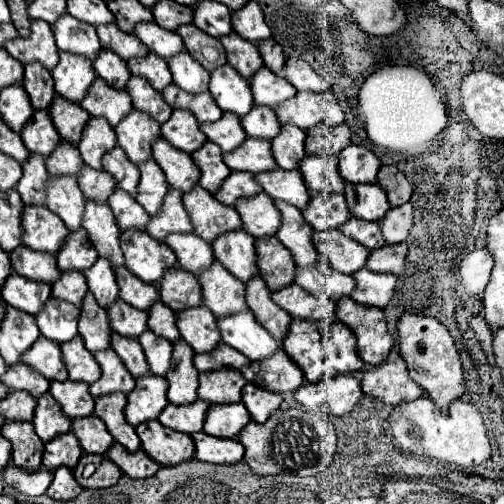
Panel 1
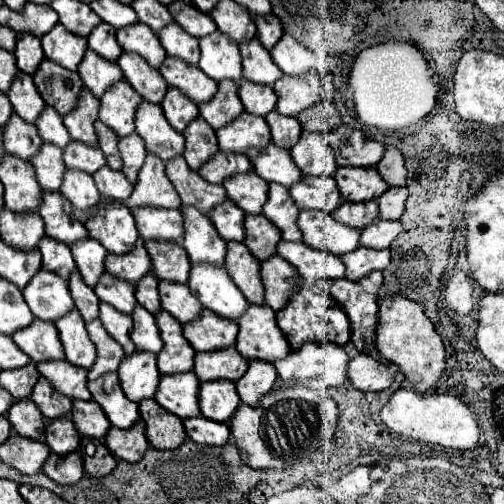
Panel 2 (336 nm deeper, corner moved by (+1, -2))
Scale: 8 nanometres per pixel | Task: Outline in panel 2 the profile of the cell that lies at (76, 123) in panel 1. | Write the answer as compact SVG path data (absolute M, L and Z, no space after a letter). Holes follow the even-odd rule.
M44 58L32 76L34 76L34 84L38 92L46 96L48 104L56 108L62 116L74 108L76 98L82 90L82 80L76 72L66 70L60 64ZM46 84L50 86L50 92L46 92L48 90Z

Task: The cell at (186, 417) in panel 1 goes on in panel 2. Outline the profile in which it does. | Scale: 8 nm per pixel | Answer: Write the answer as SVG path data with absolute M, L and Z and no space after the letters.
M194 372L164 374L160 378L160 386L154 398L168 412L180 418L192 418L192 416L200 416L198 388L200 382Z

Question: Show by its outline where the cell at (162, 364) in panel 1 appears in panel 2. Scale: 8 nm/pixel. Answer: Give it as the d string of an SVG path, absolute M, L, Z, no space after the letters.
M140 304L134 308L132 318L134 318L132 340L134 340L136 348L158 354L162 348L162 340L160 340L160 330L158 330L156 318Z

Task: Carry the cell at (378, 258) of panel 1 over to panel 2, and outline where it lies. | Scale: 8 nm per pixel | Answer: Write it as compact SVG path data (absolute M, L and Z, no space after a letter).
M374 220L370 226L366 226L362 230L362 238L360 238L360 244L366 246L366 248L376 248L376 250L382 250L382 248L388 248L390 242L402 232L402 224L398 220Z

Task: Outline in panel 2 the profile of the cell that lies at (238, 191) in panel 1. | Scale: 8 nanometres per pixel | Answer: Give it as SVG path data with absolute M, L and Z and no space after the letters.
M216 152L214 158L210 158L198 172L204 180L212 184L220 184L224 178L240 172L250 172L252 164L246 154L234 154L234 152Z

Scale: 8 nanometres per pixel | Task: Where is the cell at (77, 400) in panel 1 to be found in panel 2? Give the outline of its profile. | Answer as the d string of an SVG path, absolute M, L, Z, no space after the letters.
M50 360L50 362L38 362L38 372L52 382L52 386L68 396L68 398L80 398L80 400L92 400L92 394L88 390L88 370L78 368L66 360Z

